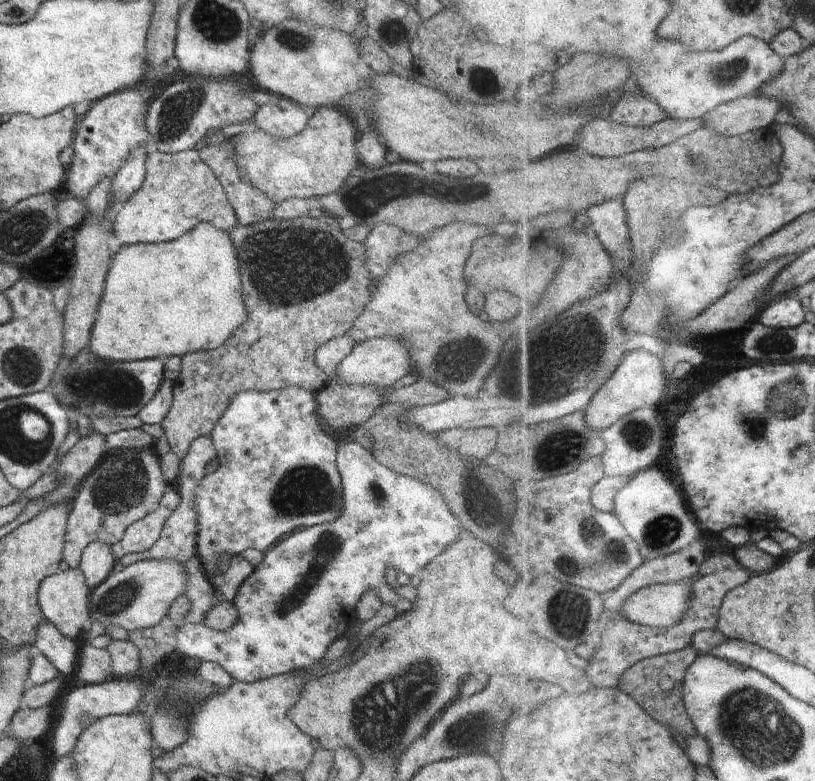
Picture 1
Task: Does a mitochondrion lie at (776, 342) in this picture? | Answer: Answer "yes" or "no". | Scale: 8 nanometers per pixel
yes

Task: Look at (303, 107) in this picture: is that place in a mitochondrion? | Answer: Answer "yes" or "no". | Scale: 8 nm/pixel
no

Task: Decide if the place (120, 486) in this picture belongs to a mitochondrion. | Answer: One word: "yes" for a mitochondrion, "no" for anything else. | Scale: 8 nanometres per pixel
yes

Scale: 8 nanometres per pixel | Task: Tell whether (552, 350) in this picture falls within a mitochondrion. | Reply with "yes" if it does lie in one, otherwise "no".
yes

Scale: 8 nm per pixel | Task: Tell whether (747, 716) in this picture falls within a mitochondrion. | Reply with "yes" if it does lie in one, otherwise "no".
yes

